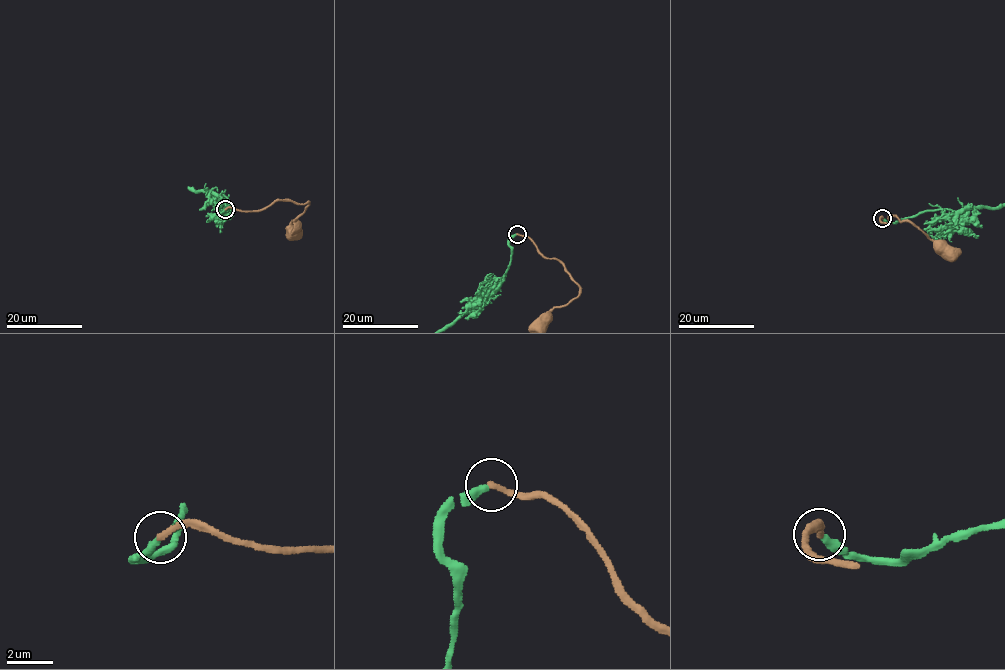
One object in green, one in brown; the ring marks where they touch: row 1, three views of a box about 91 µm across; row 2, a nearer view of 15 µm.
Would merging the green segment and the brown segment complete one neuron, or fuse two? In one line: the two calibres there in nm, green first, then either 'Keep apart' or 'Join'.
Thickness 340 nm (green) against 280 nm. Join

